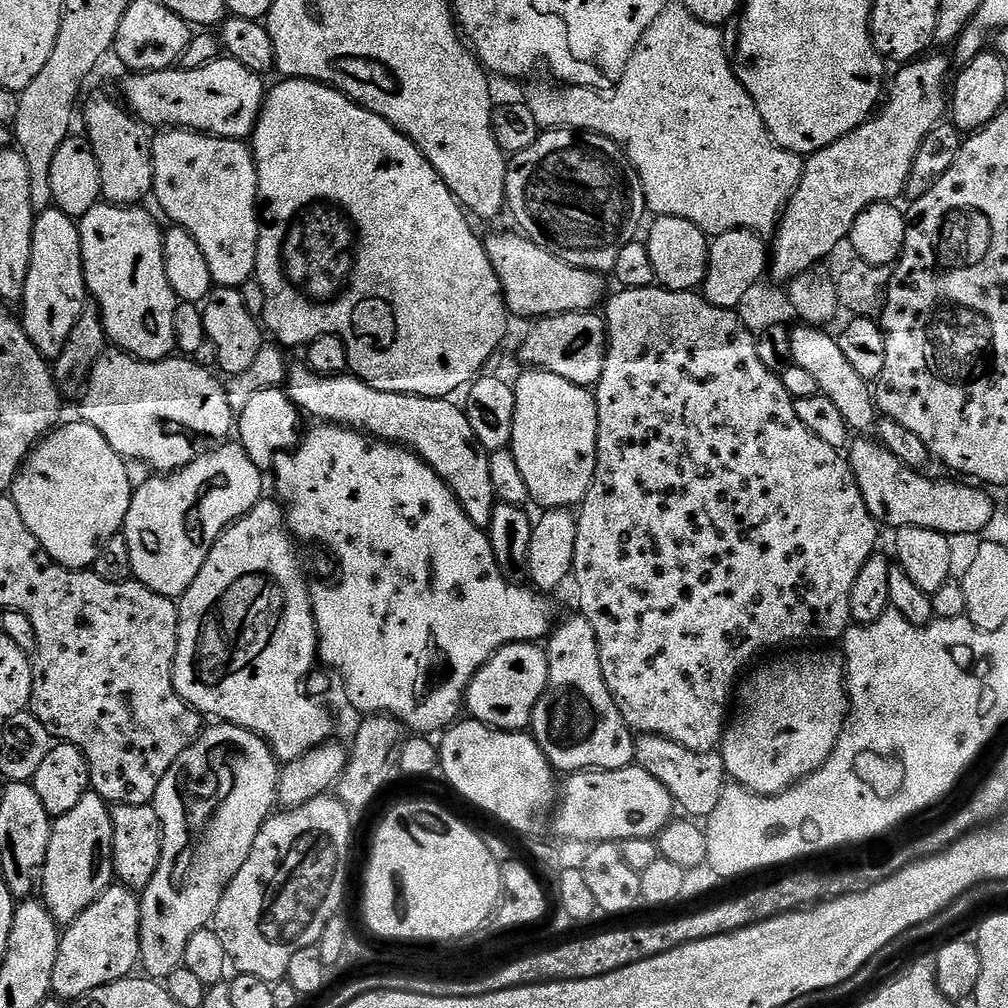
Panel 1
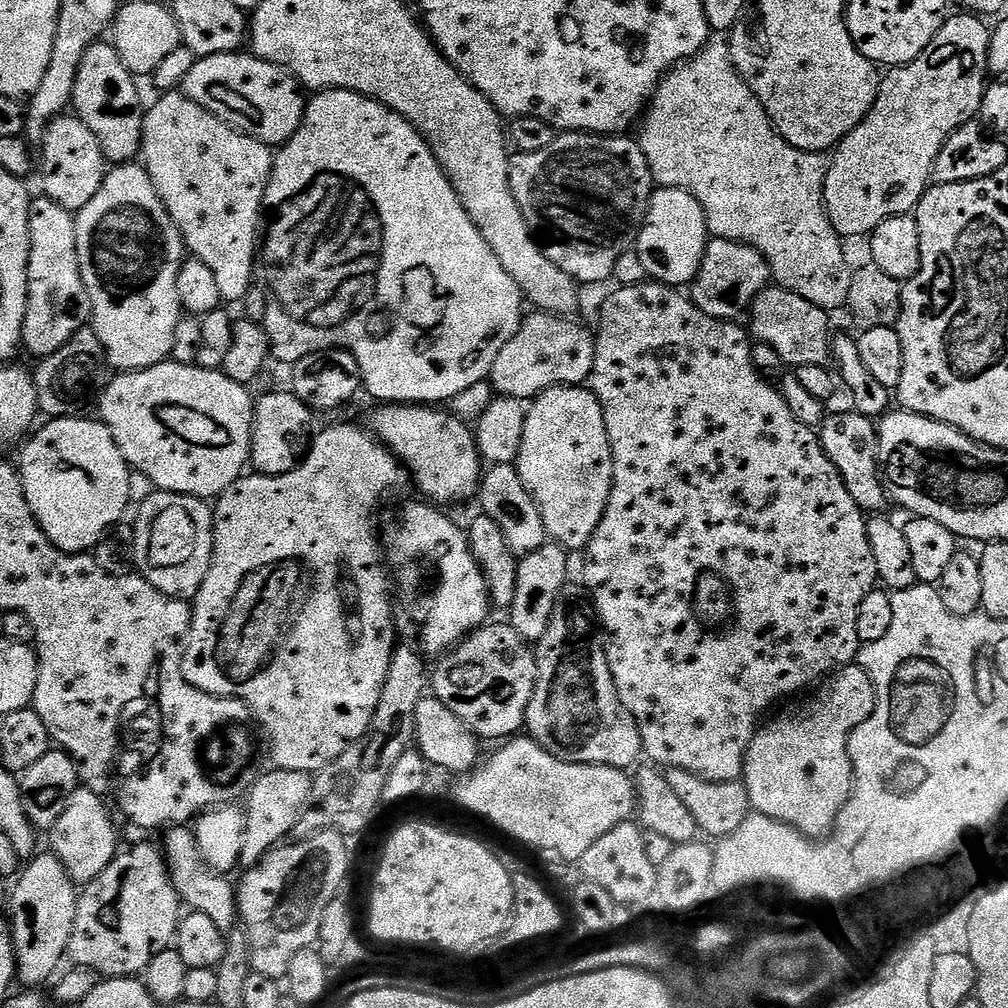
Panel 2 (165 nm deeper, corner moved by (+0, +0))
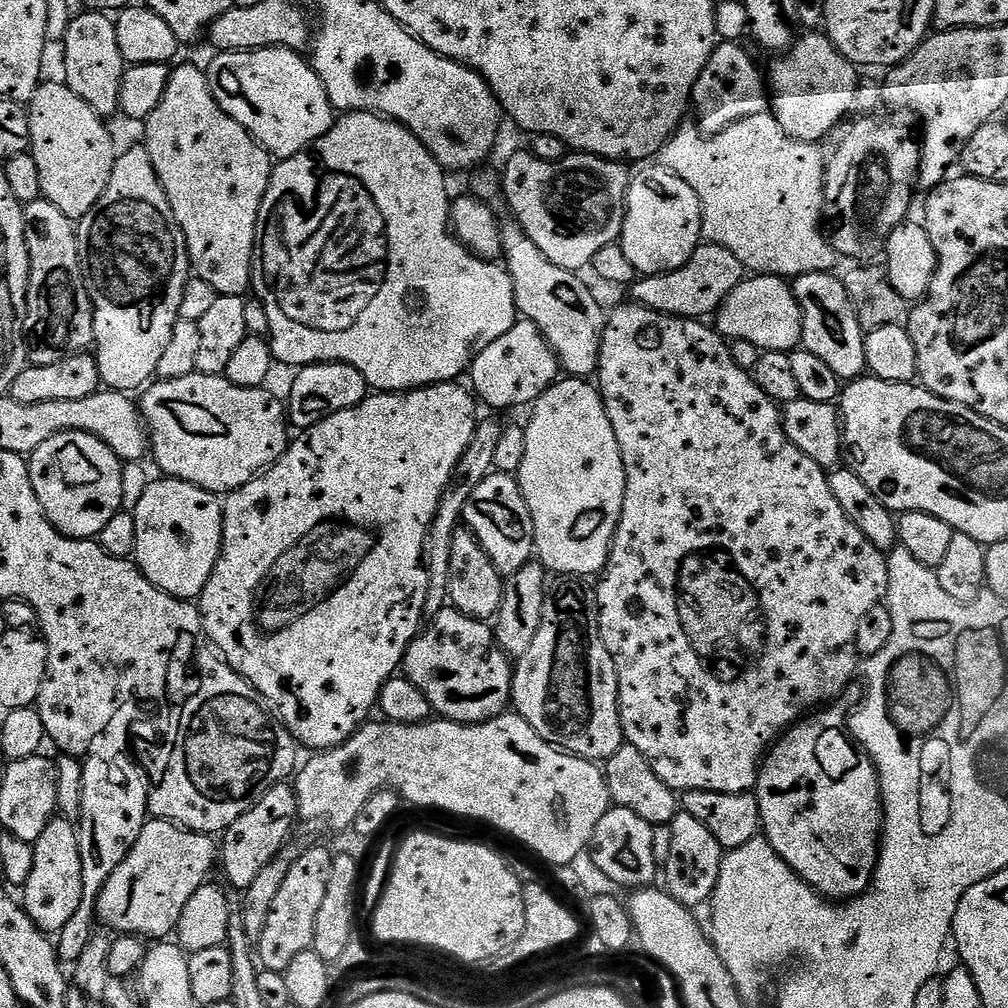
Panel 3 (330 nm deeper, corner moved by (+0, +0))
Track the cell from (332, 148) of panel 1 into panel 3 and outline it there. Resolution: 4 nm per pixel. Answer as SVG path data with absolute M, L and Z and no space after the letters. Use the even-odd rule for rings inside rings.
M349 111L340 117L327 133L293 156L281 159L273 167L258 210L252 251L252 288L255 299L266 306L266 318L270 318L267 339L272 346L272 359L278 363L290 363L298 369L309 364L349 364L362 374L362 378L366 378L369 389L377 393L399 394L431 384L459 381L460 375L471 369L472 359L479 352L486 350L490 342L498 342L506 330L516 325L518 313L512 275L499 263L476 256L450 231L450 195L448 184L444 181L445 169L409 128L372 111Z

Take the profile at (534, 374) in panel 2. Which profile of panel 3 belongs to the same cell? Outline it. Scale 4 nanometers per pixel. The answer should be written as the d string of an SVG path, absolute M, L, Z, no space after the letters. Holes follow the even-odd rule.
M520 318L513 328L498 338L498 342L490 342L486 350L472 359L470 388L483 403L485 400L492 408L520 408L523 404L535 404L536 399L556 383L561 372L560 363L544 335L530 321Z

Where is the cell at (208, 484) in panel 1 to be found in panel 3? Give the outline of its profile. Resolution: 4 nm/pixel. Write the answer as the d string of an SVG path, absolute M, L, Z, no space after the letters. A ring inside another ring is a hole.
M159 479L141 494L134 507L134 563L155 588L192 602L203 594L220 557L224 506L215 492L207 492L190 482Z

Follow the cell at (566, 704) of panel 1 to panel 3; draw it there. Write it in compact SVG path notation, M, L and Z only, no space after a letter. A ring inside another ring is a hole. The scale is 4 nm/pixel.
M580 582L556 583L560 584L547 589L542 622L534 634L530 650L515 661L510 704L515 715L530 722L533 730L547 744L553 744L561 752L569 752L572 756L581 756L584 760L606 762L626 742L620 721L618 674L614 670L614 658L610 658L600 637L593 593L589 589L587 592Z

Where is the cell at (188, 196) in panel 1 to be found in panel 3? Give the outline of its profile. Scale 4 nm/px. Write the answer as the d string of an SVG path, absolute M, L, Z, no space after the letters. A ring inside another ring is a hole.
M177 63L175 67L169 71L168 85L162 94L162 100L158 102L155 110L148 115L144 128L143 147L147 148L150 154L150 162L154 166L154 170L160 179L160 185L164 187L166 198L170 202L170 210L174 210L174 218L178 222L178 226L184 235L184 241L188 247L188 258L190 268L199 279L210 282L210 286L214 286L217 294L222 296L244 296L249 289L252 288L252 251L254 250L254 238L256 237L256 223L258 222L258 210L262 198L266 194L266 186L272 177L272 169L274 167L273 157L263 148L262 145L248 133L242 125L234 122L234 118L230 118L230 114L226 114L226 110L222 110L222 106L218 106L218 102L214 98L214 94L210 90L210 82L208 81L208 73L203 67L195 68L192 64Z

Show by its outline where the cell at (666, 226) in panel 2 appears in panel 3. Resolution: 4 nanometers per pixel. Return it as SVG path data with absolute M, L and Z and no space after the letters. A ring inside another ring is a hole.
M652 158L639 161L631 169L628 178L628 201L624 204L624 225L618 242L622 250L626 250L626 258L630 258L630 266L634 266L637 274L641 277L657 276L686 266L694 250L702 243L701 230L702 214L698 194L694 194L692 187L682 182L678 174L671 172L663 162Z

